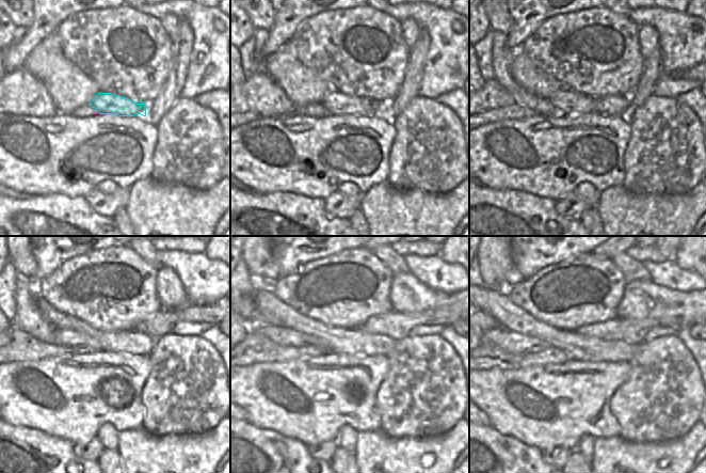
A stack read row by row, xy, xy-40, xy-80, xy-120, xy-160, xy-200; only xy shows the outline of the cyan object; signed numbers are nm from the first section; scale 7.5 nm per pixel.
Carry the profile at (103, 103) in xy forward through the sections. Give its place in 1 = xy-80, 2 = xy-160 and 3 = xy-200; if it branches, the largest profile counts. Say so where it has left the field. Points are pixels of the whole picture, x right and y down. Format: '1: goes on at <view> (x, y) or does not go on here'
1: goes on at xy-80 (568, 101)
2: goes on at xy-160 (284, 336)
3: goes on at xy-200 (511, 342)

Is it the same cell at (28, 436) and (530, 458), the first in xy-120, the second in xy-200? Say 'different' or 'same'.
same

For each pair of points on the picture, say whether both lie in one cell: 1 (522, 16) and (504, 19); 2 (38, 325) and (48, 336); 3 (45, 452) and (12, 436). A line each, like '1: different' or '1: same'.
1: different
2: same
3: same

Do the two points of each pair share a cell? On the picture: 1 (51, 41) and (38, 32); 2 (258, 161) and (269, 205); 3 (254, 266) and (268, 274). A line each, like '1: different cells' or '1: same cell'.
1: different cells
2: different cells
3: different cells

